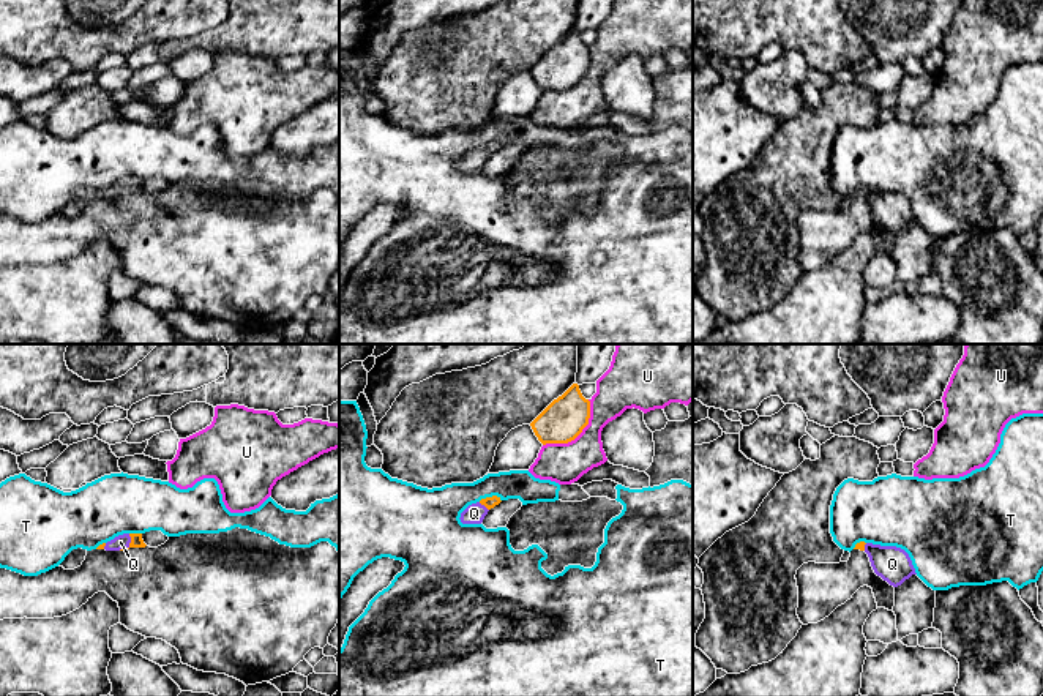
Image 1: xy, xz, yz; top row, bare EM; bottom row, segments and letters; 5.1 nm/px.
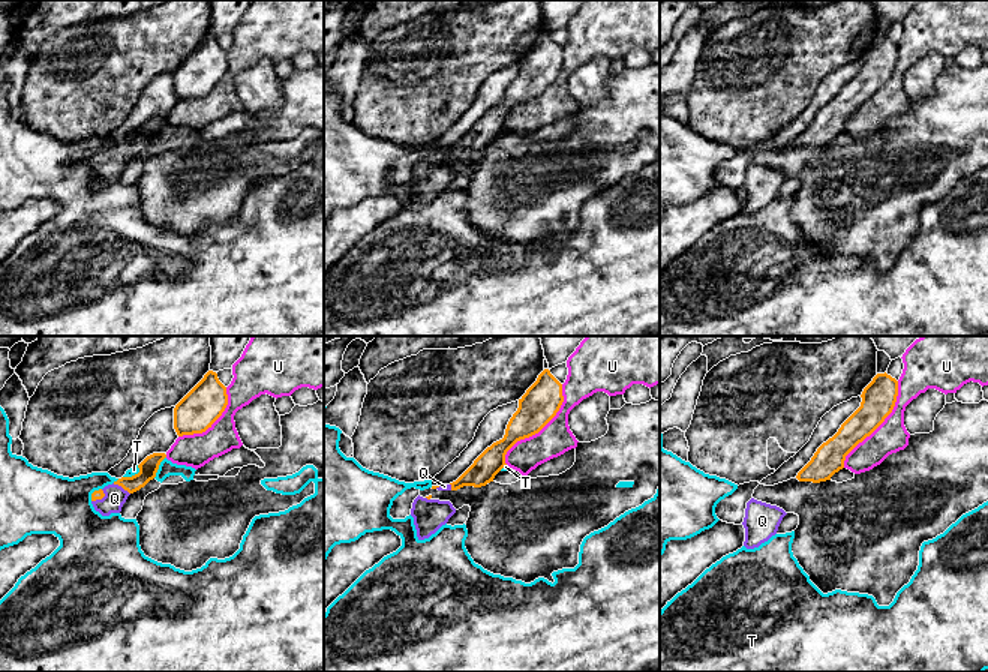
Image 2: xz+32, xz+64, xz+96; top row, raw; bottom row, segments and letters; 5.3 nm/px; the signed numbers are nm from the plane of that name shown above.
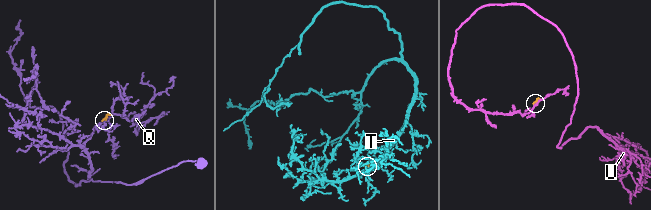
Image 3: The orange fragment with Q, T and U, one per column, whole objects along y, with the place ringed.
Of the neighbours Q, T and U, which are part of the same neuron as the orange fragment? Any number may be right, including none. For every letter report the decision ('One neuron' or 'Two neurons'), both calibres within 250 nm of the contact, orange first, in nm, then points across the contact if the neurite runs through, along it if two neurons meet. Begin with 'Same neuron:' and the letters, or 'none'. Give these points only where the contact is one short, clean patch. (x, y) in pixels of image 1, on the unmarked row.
Same neuron: Q
Q: One neuron. Thickness 60 nm (orange) against 70 nm. Path across: xy (136, 185), (130, 191), (120, 188)
T: Two neurons. Thickness 60 nm (orange) against 200 nm
U: Two neurons. Thickness 220 nm (orange) against 200 nm

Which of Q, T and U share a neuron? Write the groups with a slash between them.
Q / T / U

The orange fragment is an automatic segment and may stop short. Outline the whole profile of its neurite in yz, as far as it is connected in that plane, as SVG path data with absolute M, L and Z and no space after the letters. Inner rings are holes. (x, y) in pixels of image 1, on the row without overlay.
M860 188L854 196L865 197L874 219L893 234L917 221L909 200L901 194Z

